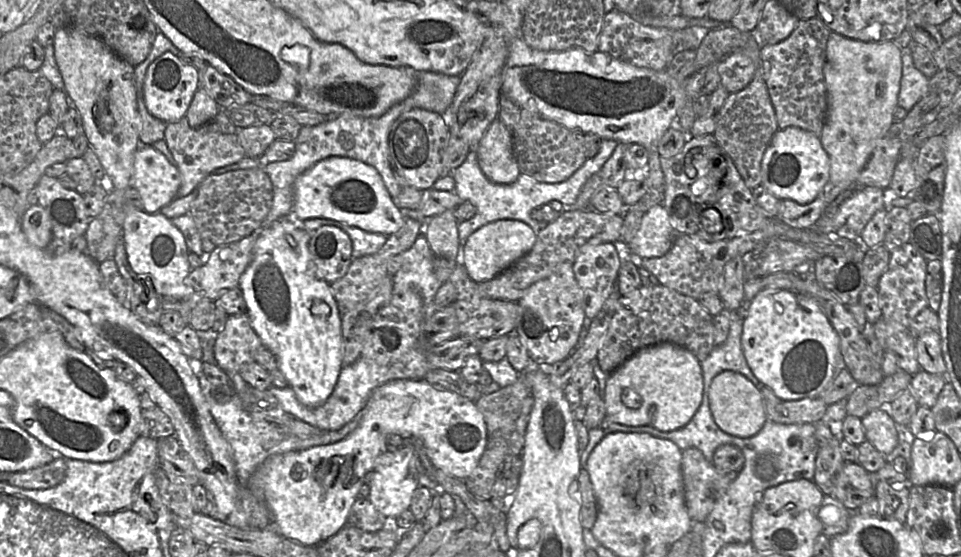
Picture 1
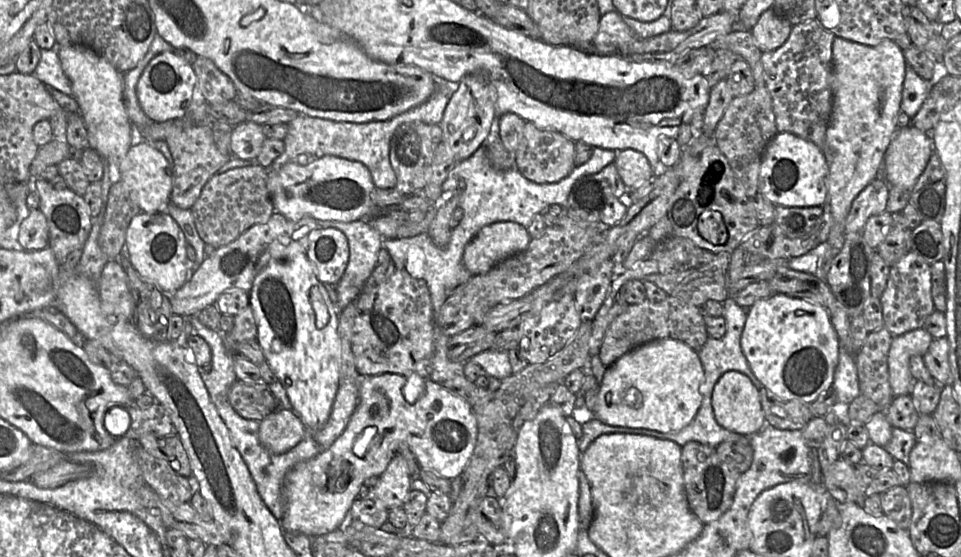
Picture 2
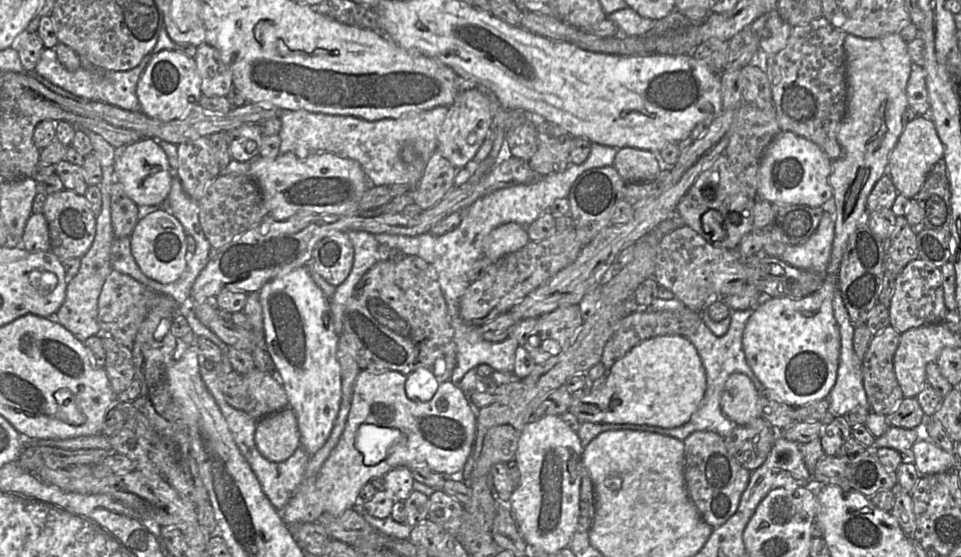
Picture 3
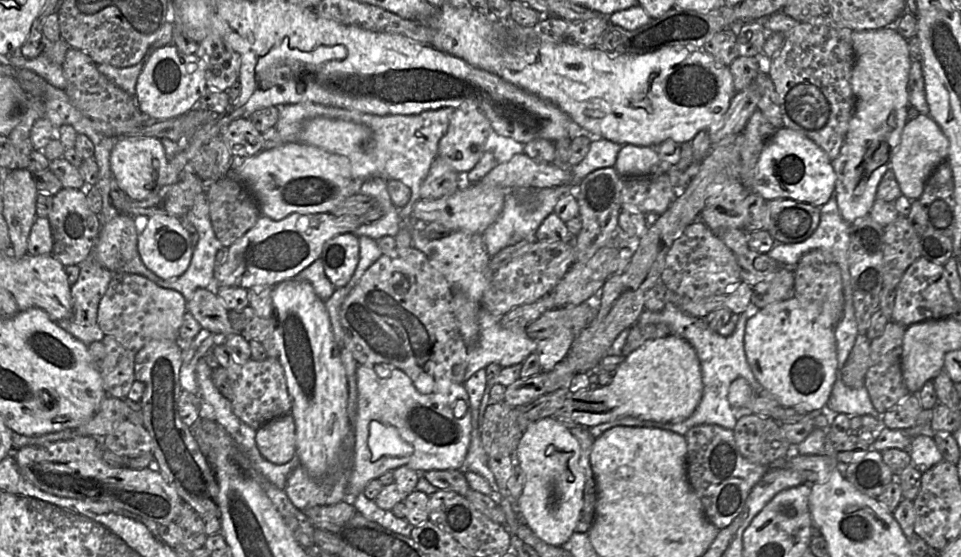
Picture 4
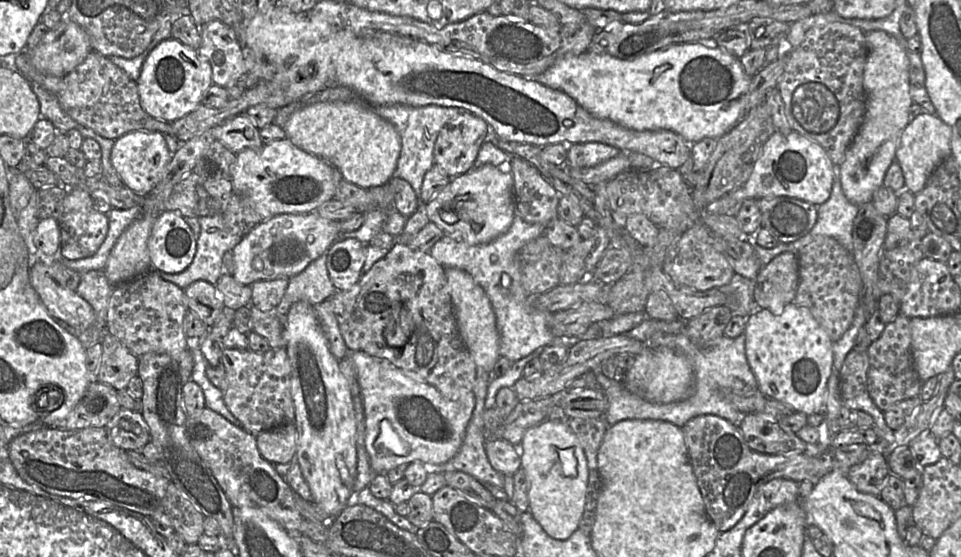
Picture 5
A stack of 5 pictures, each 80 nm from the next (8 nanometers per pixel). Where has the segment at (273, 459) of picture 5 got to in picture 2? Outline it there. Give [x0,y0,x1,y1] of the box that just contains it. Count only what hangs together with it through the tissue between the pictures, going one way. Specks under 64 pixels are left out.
[259,408,309,454]

